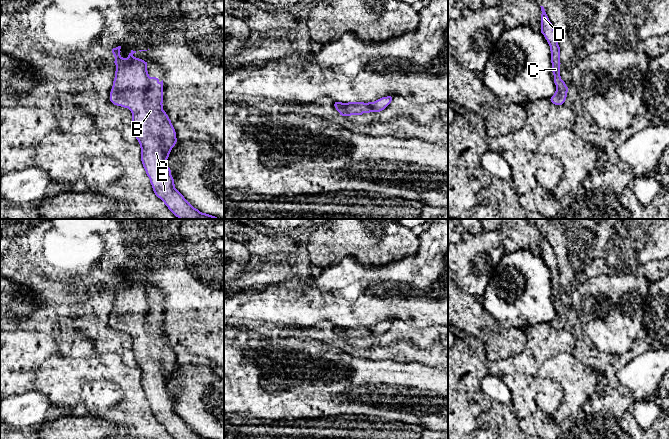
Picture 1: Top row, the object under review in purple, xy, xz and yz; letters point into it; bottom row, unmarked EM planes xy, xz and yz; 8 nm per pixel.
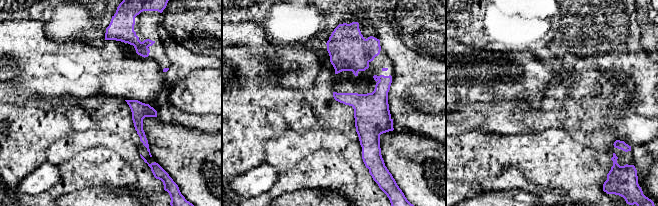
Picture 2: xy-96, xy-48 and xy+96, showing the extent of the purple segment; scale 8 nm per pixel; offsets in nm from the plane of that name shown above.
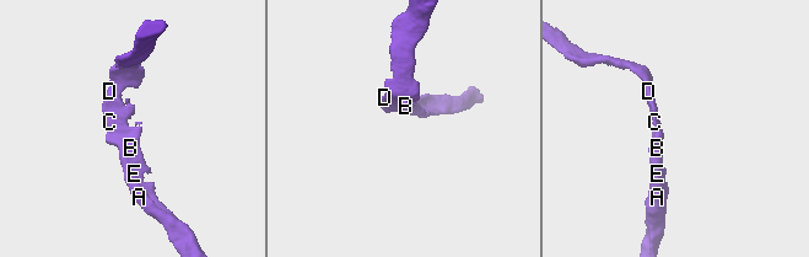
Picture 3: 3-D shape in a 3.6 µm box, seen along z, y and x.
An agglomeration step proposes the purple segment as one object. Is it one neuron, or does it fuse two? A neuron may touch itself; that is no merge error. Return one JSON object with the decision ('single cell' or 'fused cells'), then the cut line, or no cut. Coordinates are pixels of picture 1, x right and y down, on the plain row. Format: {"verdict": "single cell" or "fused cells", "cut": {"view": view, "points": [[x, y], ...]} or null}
{"verdict": "single cell", "cut": null}

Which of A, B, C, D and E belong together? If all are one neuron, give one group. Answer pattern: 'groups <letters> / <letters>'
groups A B C D E

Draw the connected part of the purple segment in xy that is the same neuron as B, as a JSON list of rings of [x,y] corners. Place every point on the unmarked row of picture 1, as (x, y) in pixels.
[[[121,270],[112,273],[116,295],[110,325],[114,329],[128,332],[132,337],[135,361],[141,372],[141,385],[155,419],[174,439],[209,439],[194,432],[175,412],[167,383],[177,362],[171,344],[163,334],[163,304],[160,306],[158,302],[149,300],[147,286],[133,280],[136,275],[131,274],[128,281],[123,282],[120,273]]]

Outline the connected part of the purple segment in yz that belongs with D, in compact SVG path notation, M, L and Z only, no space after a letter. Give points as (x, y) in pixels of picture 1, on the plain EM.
M541 231L541 257L544 259L547 264L550 275L551 275L551 287L552 287L552 296L554 299L554 307L556 309L556 315L551 321L551 326L555 329L562 329L567 321L568 311L565 306L561 303L560 300L560 271L558 269L556 256L552 247L550 246L545 233Z

